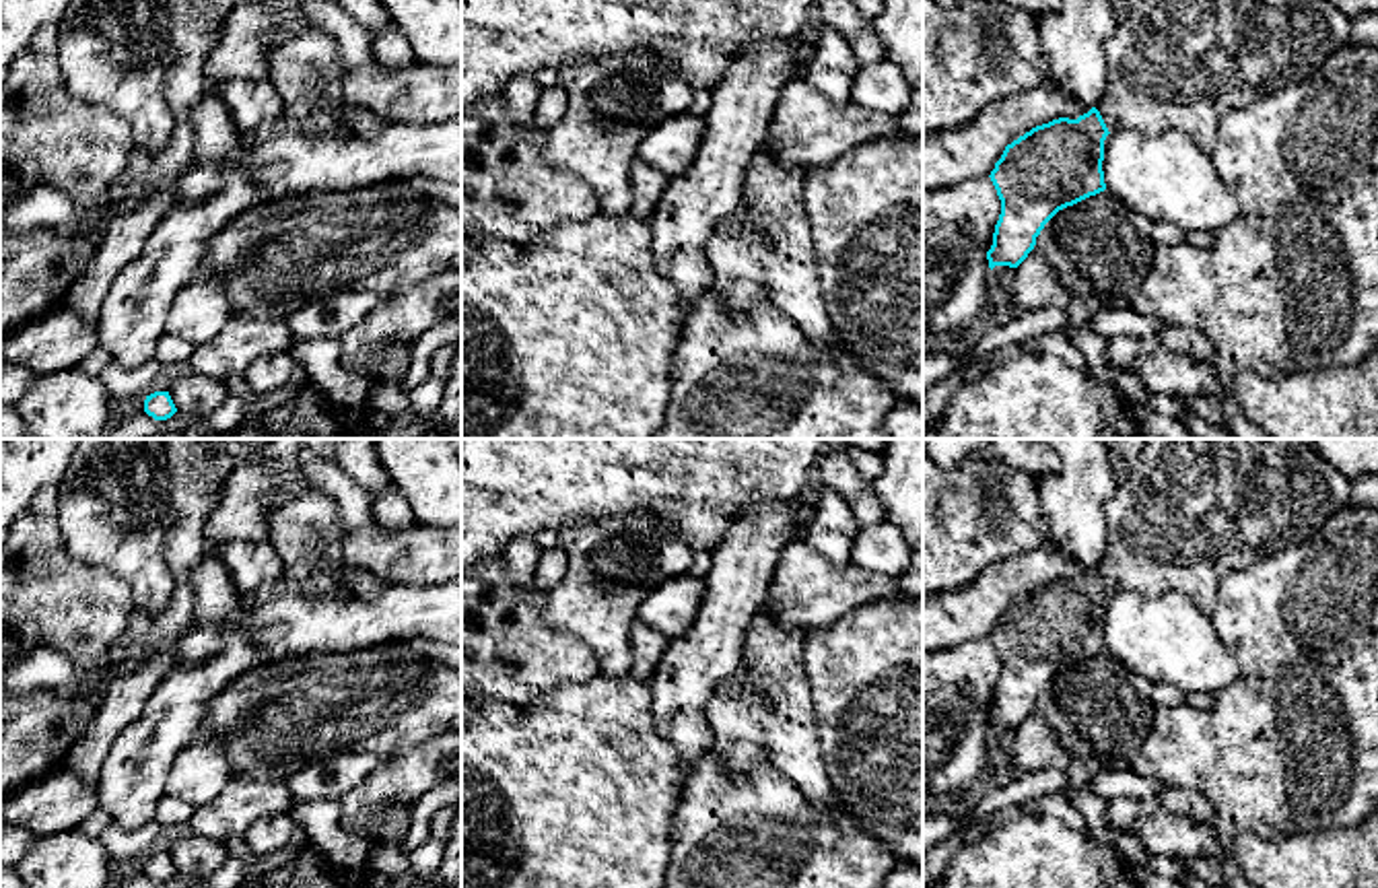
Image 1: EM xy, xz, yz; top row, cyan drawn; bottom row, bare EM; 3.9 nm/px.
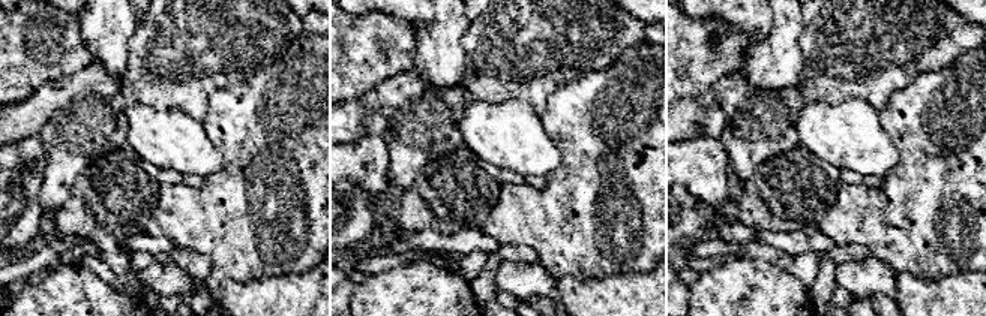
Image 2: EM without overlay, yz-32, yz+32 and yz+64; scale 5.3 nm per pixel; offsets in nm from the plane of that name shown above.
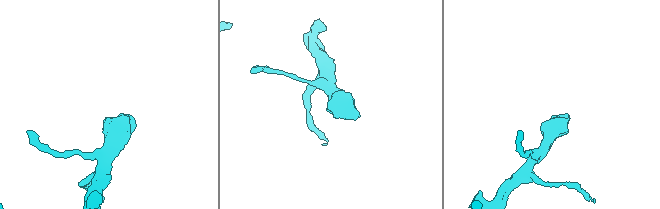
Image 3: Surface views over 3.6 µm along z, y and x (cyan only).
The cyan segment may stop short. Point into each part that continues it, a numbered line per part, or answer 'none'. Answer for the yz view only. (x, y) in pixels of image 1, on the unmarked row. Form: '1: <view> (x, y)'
1: yz (1189, 511)

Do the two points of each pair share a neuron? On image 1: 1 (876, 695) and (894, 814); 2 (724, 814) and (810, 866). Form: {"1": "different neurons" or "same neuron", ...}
{"1": "same neuron", "2": "same neuron"}

